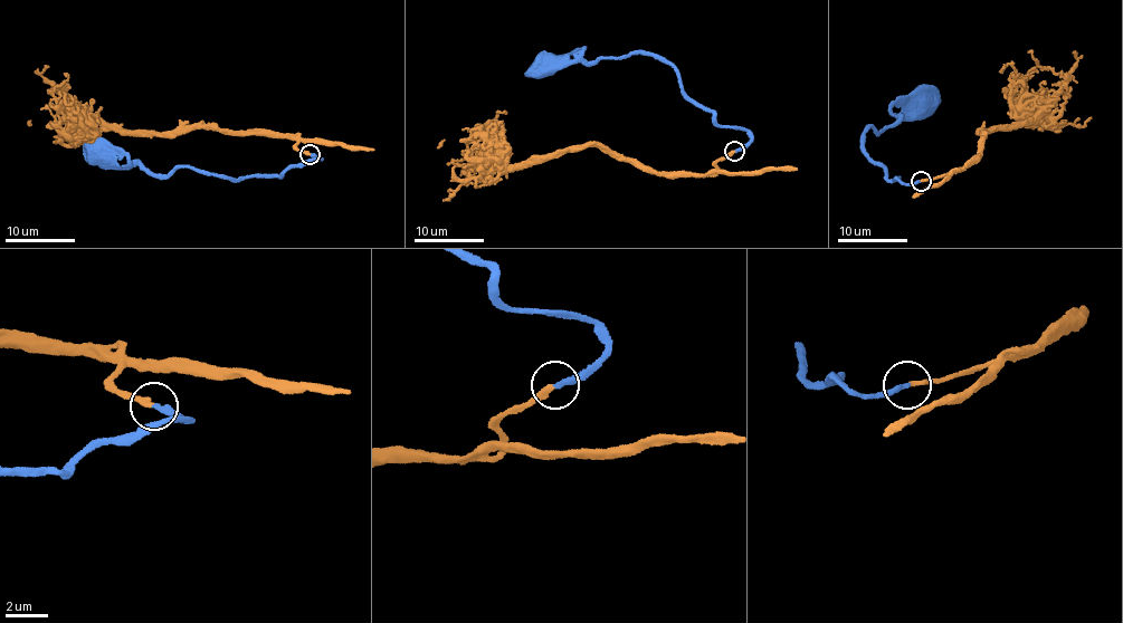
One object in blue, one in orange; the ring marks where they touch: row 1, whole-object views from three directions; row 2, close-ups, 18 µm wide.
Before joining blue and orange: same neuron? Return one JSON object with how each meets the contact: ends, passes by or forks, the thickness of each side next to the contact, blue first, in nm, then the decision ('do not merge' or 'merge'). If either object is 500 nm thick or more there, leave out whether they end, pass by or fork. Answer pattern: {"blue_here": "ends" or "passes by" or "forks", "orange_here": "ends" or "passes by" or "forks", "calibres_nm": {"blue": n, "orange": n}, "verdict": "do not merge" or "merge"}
{"blue_here": "ends", "orange_here": "ends", "calibres_nm": {"blue": 260, "orange": 220}, "verdict": "merge"}

